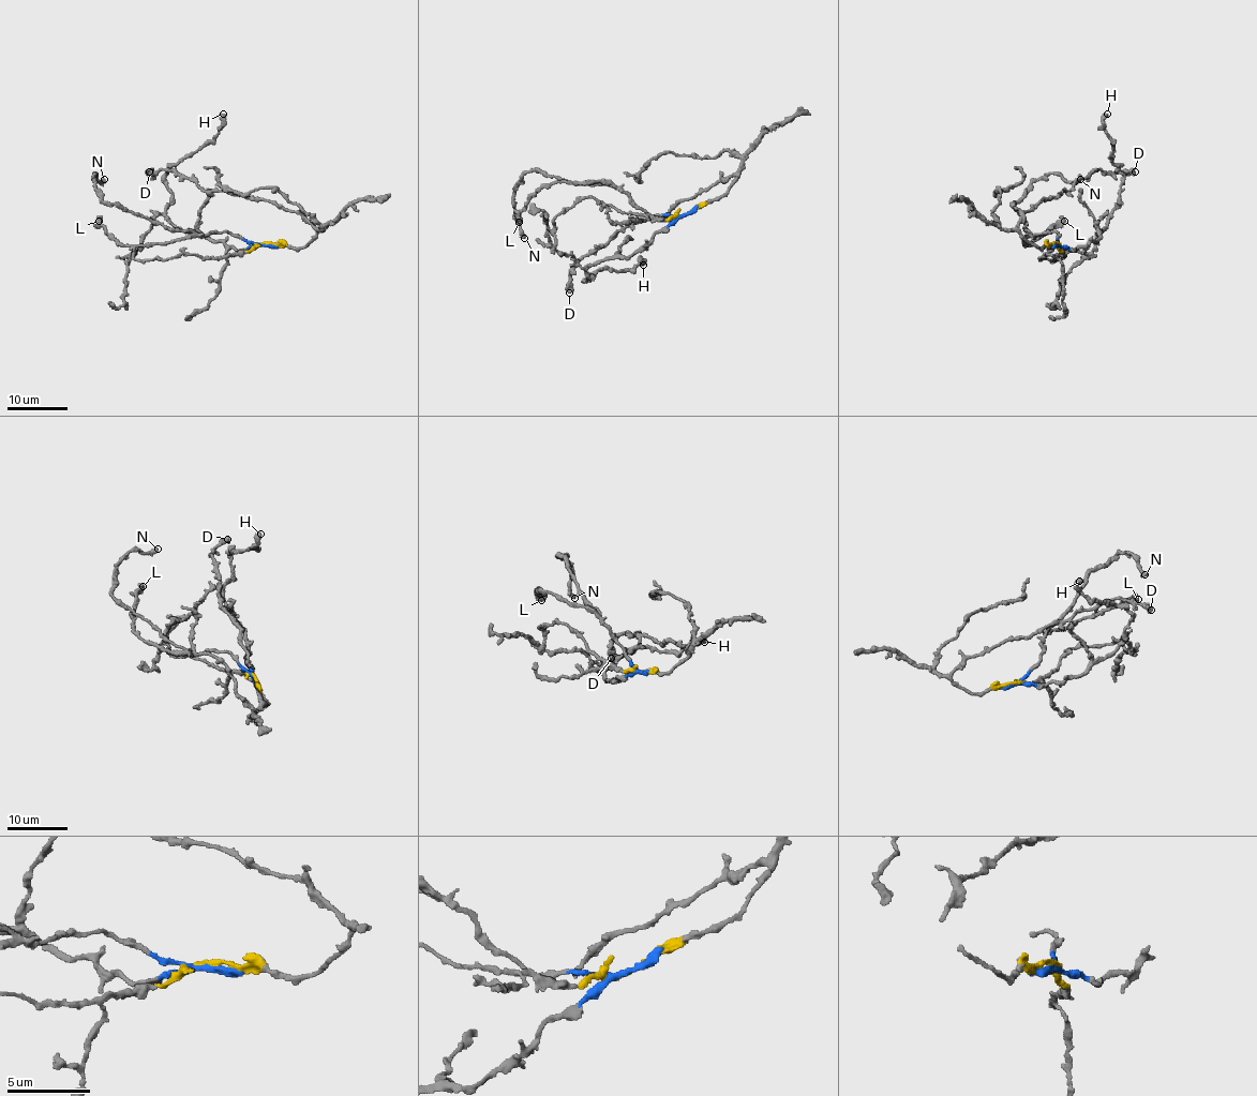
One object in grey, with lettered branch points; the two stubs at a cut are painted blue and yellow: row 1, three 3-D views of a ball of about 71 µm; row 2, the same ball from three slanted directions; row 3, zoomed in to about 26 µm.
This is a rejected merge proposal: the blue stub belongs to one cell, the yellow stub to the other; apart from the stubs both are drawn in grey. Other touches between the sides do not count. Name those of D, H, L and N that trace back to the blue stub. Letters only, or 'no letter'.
H, L, N

